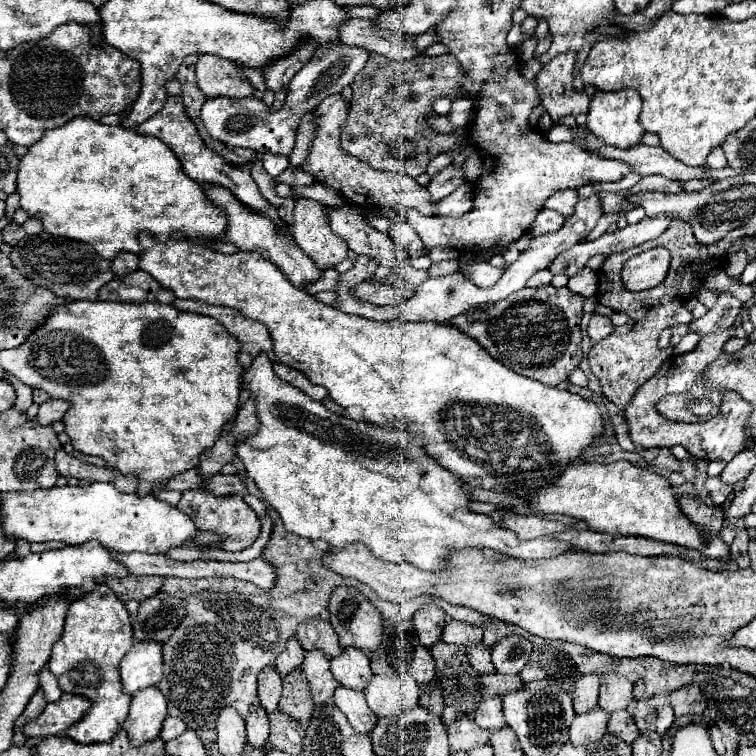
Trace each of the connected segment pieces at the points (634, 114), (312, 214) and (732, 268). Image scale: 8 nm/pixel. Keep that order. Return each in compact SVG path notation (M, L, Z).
M624 90L624 92L596 92L590 100L592 108L588 110L588 128L608 146L616 146L622 150L630 150L642 142L644 128L640 124L640 108L642 100L638 92Z
M300 198L296 201L292 236L306 256L322 270L334 268L348 256L348 246L330 232L324 207L315 200Z
M742 250L742 252L734 254L734 256L728 260L728 264L726 264L726 273L732 278L739 278L748 262L750 262L750 254Z

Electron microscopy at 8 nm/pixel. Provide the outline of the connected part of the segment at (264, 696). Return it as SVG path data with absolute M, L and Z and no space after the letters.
M266 666L258 676L258 698L266 712L278 710L280 694L282 694L282 678L274 666Z

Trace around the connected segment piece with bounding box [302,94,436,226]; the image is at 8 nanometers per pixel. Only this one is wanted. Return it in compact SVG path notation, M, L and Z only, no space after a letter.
M332 94L332 96L326 96L320 106L316 108L316 114L318 114L318 136L312 144L312 150L310 150L310 156L306 160L306 164L302 166L306 172L314 174L318 182L326 184L326 186L332 186L334 190L342 192L342 196L356 204L356 206L362 206L362 208L374 208L374 206L380 206L380 208L392 208L394 214L391 213L388 218L392 220L392 226L398 222L398 224L408 224L408 222L401 220L400 216L408 217L408 210L410 208L416 208L420 214L426 214L426 216L434 216L436 214L436 208L434 208L434 202L428 200L428 190L422 188L414 178L406 176L406 174L396 174L396 172L382 172L382 170L376 170L372 168L368 162L364 160L358 160L354 156L350 156L348 152L342 150L340 146L340 134L344 130L344 124L346 124L346 118L348 118L348 100L342 96L342 94Z

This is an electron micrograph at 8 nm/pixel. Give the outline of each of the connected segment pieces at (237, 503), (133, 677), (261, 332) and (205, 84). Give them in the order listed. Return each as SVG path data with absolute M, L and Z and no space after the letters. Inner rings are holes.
M198 486L194 490L182 492L178 510L188 514L200 532L212 532L220 536L218 548L228 550L228 552L248 548L260 534L260 520L256 512L240 496L216 496L206 486Z
M136 642L132 650L120 662L122 692L134 696L134 692L156 686L162 676L162 644Z
M174 300L174 306L178 310L184 312L198 312L198 314L206 314L216 318L220 324L224 324L224 328L238 340L240 344L240 352L238 352L238 362L242 368L248 368L254 360L254 356L258 356L260 352L266 352L270 356L270 360L274 362L274 354L272 354L272 340L270 334L266 330L264 324L256 322L256 320L248 320L244 318L238 310L228 308L228 306L208 306L202 300Z
M202 54L196 64L196 78L200 90L208 98L228 96L228 98L248 98L254 94L252 84L240 72L240 68L214 54Z

